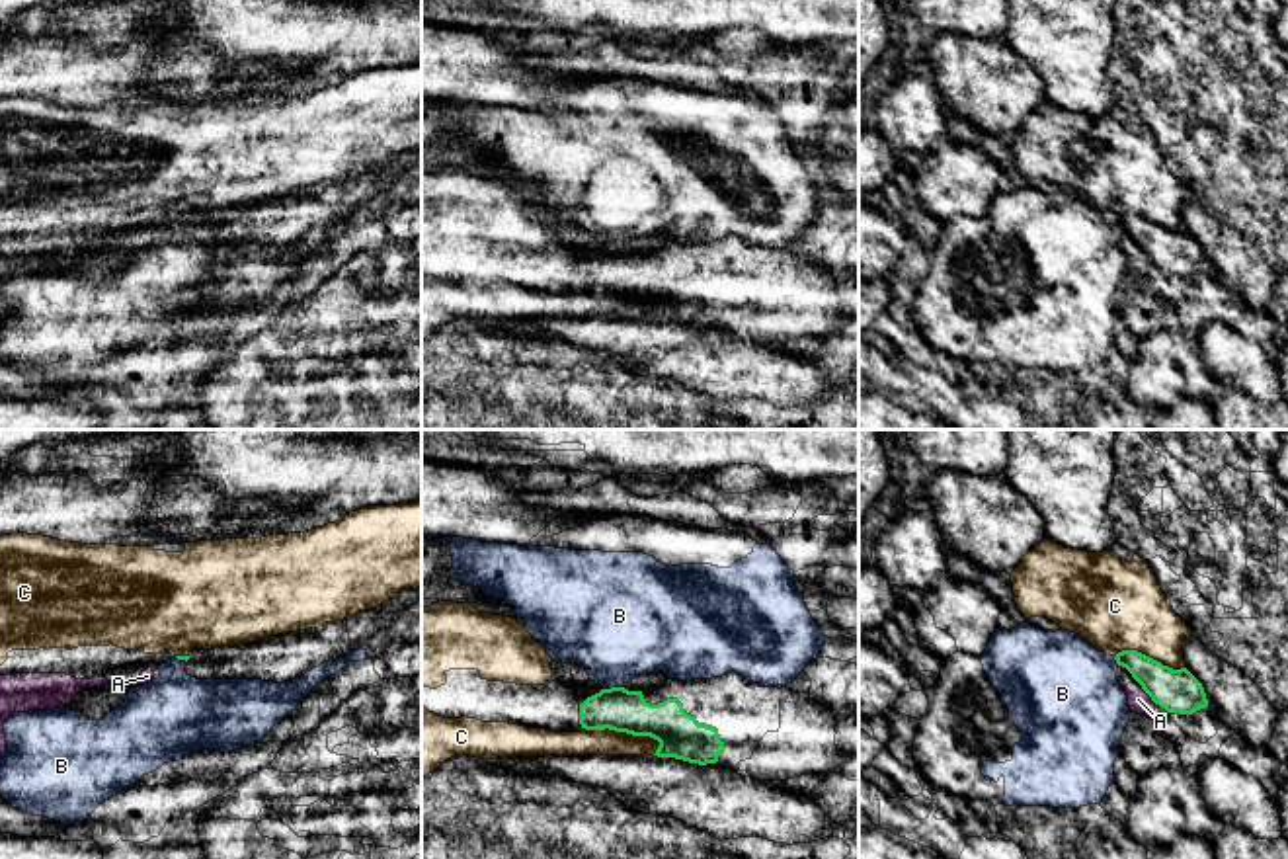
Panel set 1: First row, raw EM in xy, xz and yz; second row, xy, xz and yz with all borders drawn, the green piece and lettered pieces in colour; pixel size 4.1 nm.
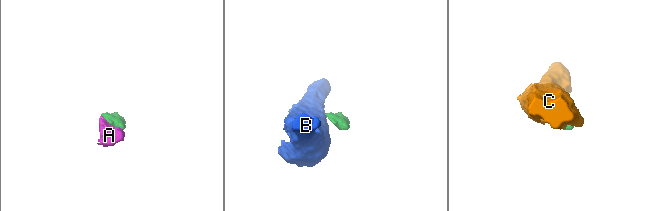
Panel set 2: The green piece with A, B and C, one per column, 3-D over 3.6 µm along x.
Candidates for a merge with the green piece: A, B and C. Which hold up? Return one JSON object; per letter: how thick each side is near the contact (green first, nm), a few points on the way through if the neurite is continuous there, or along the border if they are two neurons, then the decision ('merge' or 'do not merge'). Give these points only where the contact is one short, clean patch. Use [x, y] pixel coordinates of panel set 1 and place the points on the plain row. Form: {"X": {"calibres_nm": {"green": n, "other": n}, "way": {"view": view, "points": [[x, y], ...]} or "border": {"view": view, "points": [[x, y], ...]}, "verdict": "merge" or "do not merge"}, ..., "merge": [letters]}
{"A": {"calibres_nm": {"green": 180, "other": 90}, "way": {"view": "yz", "points": [[1179, 254], [1148, 256], [1138, 262]]}, "verdict": "merge"}, "B": {"calibres_nm": {"green": 180, "other": 440}, "border": {"view": "xz", "points": [[623, 248], [603, 252]]}, "verdict": "do not merge"}, "C": {"calibres_nm": {"green": 180, "other": 110}, "verdict": "do not merge"}, "merge": ["A"]}

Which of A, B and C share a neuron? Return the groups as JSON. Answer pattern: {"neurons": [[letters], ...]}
{"neurons": [["A"], ["B"], ["C"]]}

